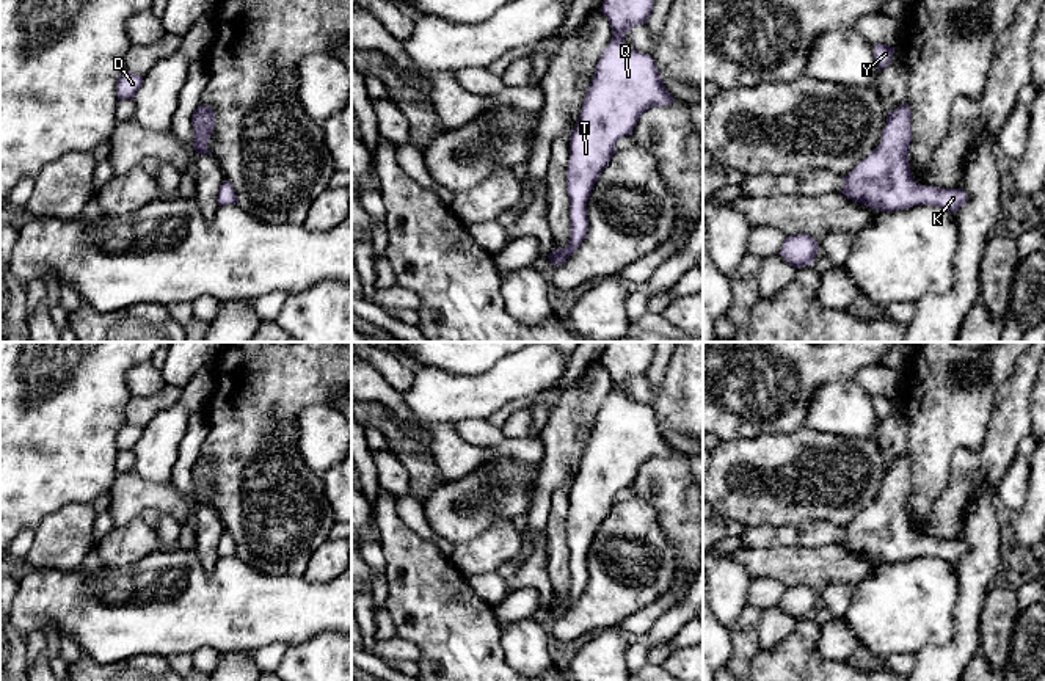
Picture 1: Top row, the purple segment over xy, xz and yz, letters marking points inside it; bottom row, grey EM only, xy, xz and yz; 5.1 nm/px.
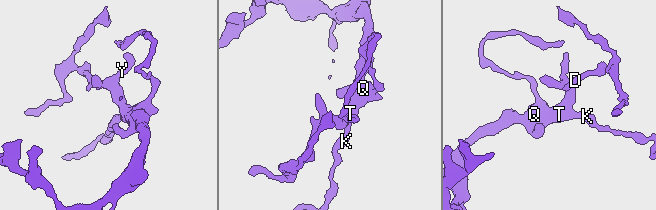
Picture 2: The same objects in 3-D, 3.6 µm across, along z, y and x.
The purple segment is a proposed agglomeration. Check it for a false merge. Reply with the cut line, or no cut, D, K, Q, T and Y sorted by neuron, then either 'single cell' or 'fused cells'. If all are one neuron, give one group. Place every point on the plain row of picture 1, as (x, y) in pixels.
no cut | D K Q T Y | single cell

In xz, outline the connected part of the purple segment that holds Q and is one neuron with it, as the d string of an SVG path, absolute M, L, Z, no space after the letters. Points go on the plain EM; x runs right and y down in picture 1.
M609 342L599 361L610 375L612 391L599 408L579 471L570 485L570 592L565 599L552 601L548 607L555 618L587 587L587 552L615 505L615 494L632 486L643 463L675 453L653 408L634 402L624 391L634 377L646 375L656 345L657 342Z

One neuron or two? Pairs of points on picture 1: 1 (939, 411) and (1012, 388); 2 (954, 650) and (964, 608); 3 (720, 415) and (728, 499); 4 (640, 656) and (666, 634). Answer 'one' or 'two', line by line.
1: two
2: one
3: two
4: one

